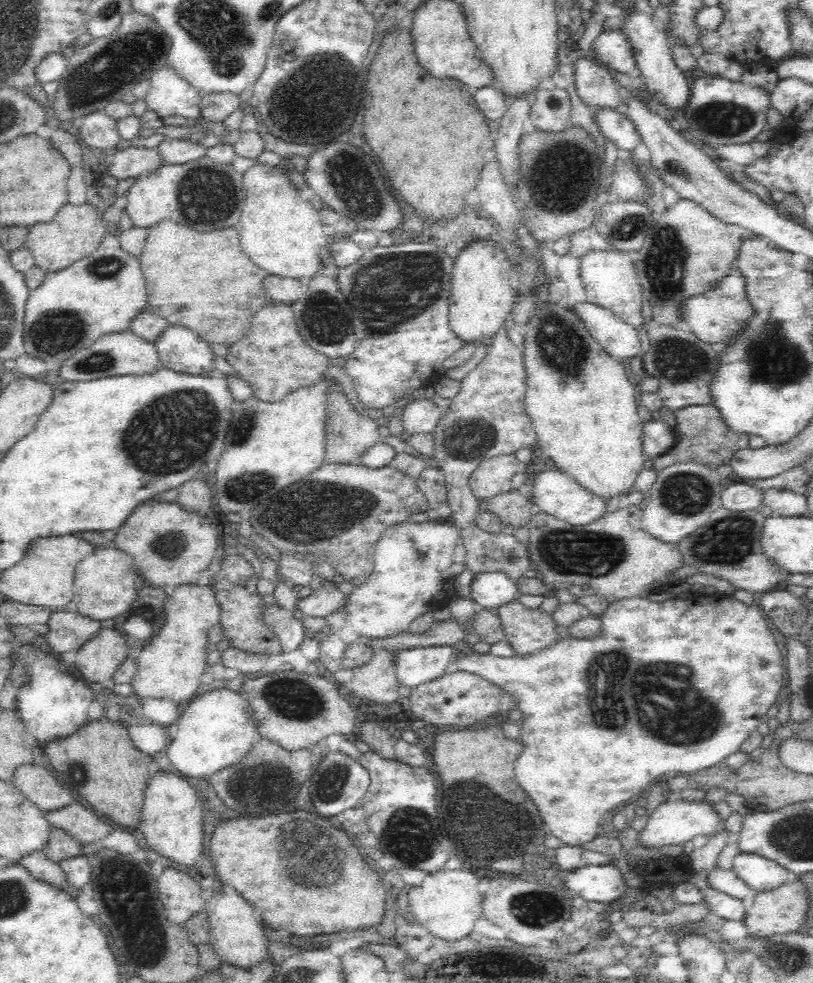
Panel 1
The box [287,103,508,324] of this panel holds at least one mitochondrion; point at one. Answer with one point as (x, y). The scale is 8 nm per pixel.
(346, 174)

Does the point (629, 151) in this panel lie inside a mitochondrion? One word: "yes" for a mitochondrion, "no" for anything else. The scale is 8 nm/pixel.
no

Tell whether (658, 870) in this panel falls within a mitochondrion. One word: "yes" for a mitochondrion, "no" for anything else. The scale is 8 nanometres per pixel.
no

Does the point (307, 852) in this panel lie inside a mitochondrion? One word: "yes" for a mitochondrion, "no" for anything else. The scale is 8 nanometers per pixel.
yes

